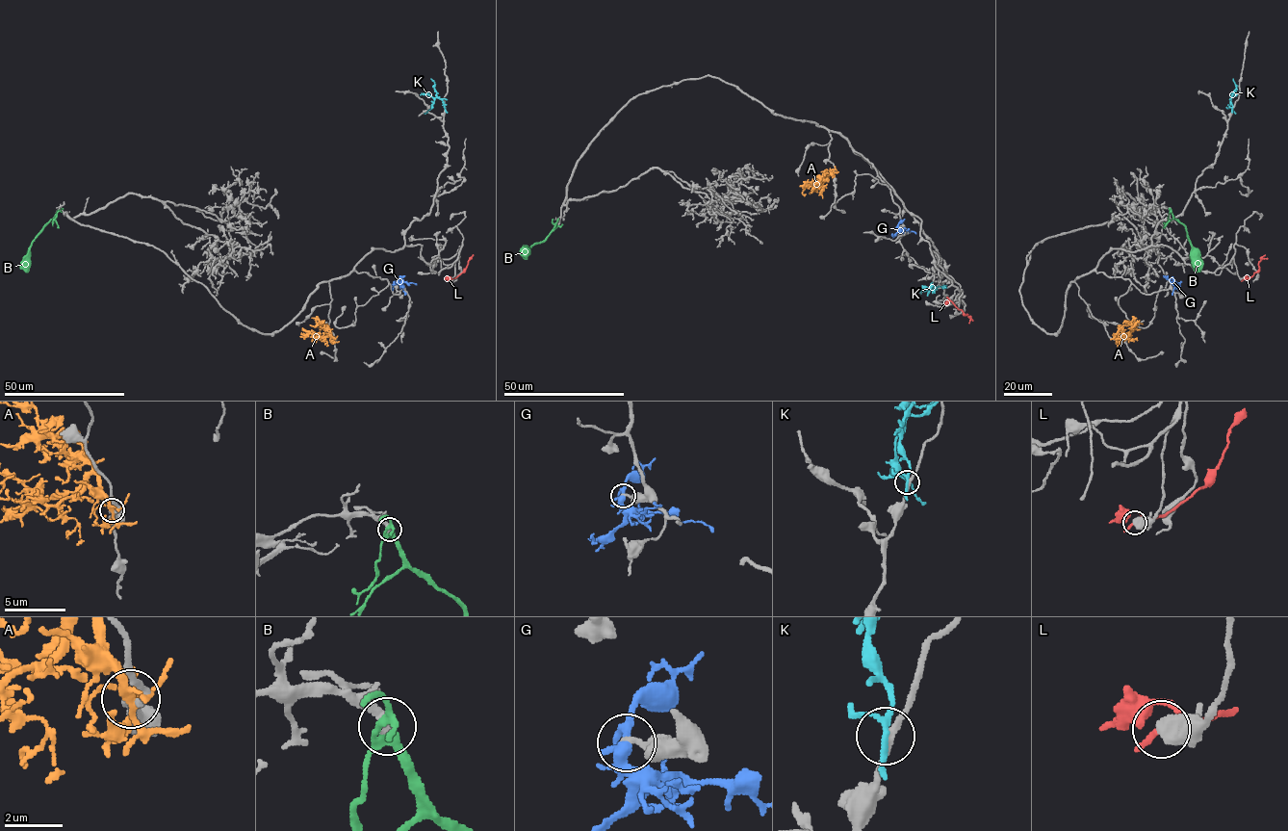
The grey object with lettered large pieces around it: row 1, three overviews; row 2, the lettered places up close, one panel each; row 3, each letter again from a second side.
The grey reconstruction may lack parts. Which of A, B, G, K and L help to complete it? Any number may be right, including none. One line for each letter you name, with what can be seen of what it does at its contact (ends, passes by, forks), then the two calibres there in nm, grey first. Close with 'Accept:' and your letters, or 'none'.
B: It forks there. Thickness 240 nm (grey) against 200 nm
Accept: B

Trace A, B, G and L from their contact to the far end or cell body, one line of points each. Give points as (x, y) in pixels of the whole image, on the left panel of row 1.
A: (334, 339), (330, 332), (323, 338), (306, 330)
B: (57, 211), (30, 246), (25, 272)
G: (399, 282), (416, 284)
L: (450, 279), (465, 270), (470, 258)

